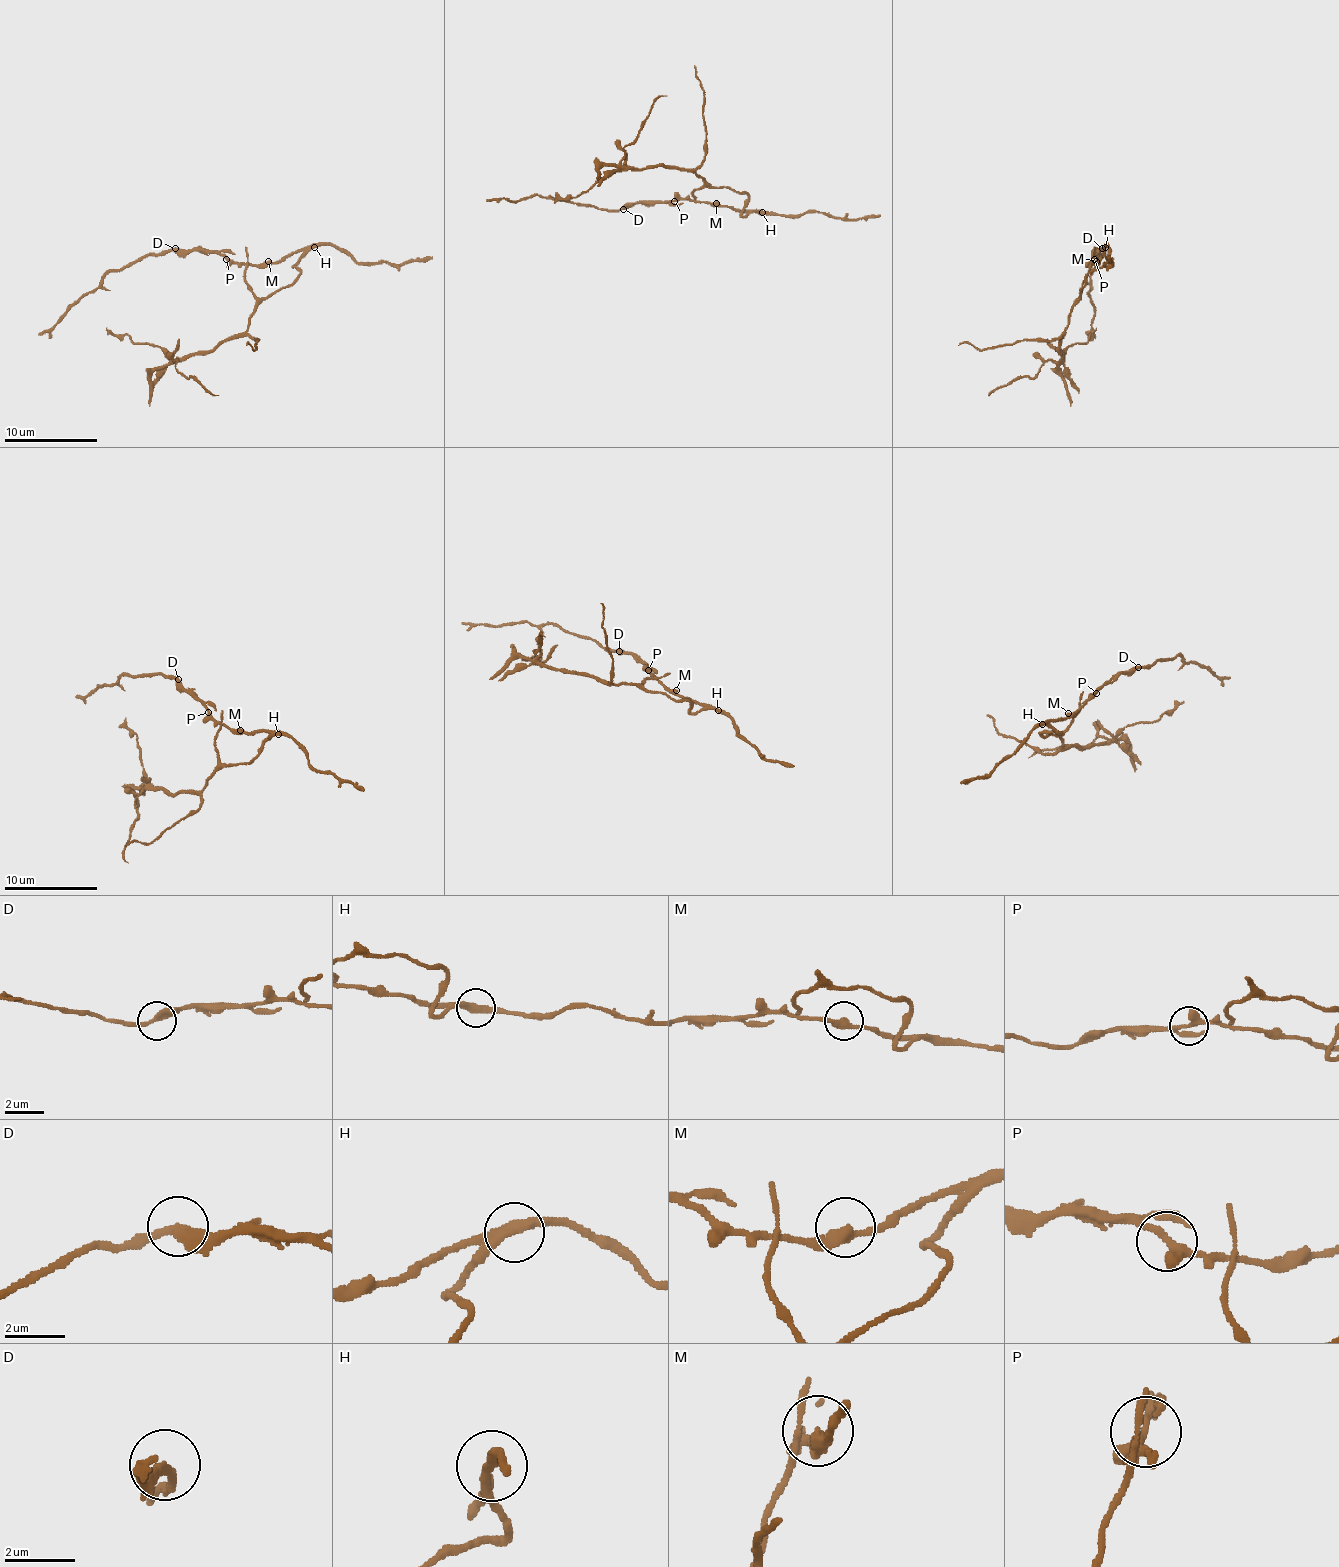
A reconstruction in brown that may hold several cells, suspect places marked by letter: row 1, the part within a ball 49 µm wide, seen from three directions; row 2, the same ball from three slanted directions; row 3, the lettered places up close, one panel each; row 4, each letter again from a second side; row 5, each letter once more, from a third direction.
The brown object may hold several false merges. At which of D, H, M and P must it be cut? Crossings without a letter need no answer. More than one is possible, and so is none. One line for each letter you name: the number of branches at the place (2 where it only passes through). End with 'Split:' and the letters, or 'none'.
H: Branches: 2
Split: H

